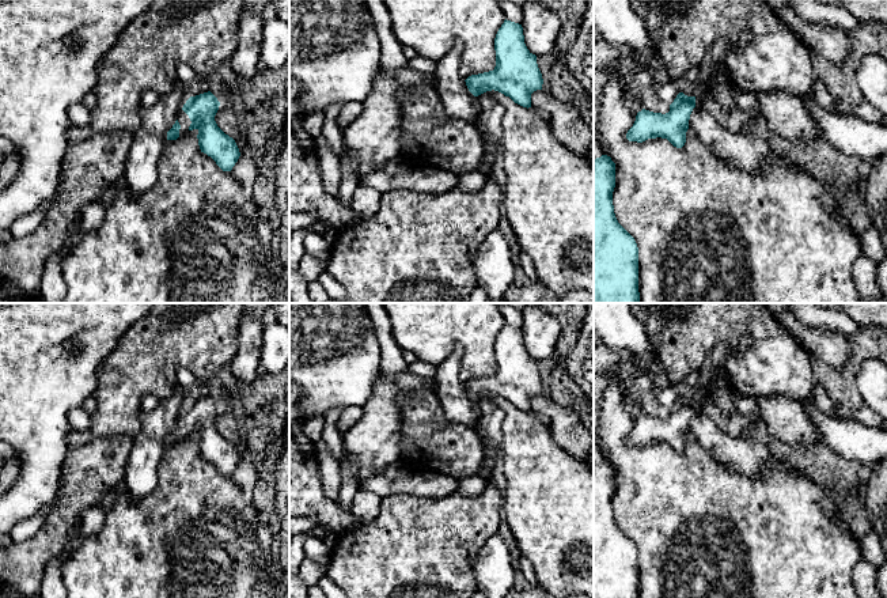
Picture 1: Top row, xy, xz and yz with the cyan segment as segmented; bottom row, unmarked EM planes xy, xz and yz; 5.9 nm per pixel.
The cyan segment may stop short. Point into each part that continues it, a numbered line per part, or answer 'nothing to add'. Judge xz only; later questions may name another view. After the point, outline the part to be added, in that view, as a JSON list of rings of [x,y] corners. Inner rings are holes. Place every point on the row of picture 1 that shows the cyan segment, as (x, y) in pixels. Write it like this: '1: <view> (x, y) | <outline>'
1: xz (489, 122) | [[[489,92],[475,96],[475,99],[481,107],[477,128],[485,141],[485,148],[492,147],[496,155],[501,150],[504,109]]]

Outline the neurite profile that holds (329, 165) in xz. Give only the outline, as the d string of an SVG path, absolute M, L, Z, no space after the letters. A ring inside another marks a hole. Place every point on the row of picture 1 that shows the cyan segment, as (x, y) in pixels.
M323 135L315 137L315 151L323 189L334 197L341 183L341 158L333 152Z

